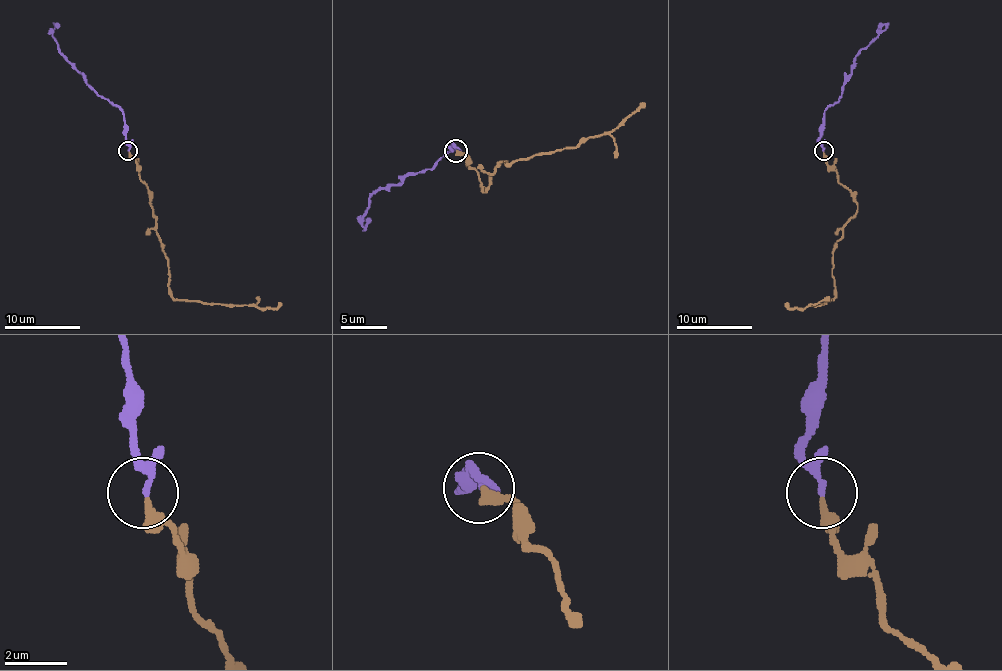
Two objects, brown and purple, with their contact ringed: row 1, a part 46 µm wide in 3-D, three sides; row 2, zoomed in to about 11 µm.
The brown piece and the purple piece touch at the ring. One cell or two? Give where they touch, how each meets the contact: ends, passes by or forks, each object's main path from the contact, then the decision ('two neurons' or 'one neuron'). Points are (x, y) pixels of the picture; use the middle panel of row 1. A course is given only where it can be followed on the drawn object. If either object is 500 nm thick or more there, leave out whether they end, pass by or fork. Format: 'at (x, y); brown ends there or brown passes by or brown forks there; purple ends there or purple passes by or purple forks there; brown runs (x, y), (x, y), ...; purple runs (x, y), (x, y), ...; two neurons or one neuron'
at (455, 150); brown ends there; purple passes by; brown runs (456, 151), (467, 158), (486, 193), (500, 162), (512, 165), (577, 149), (591, 137), (609, 135), (642, 102); purple runs (456, 151), (453, 144), (426, 169), (388, 183), (370, 197), (363, 218), (365, 227), (370, 218); one neuron

